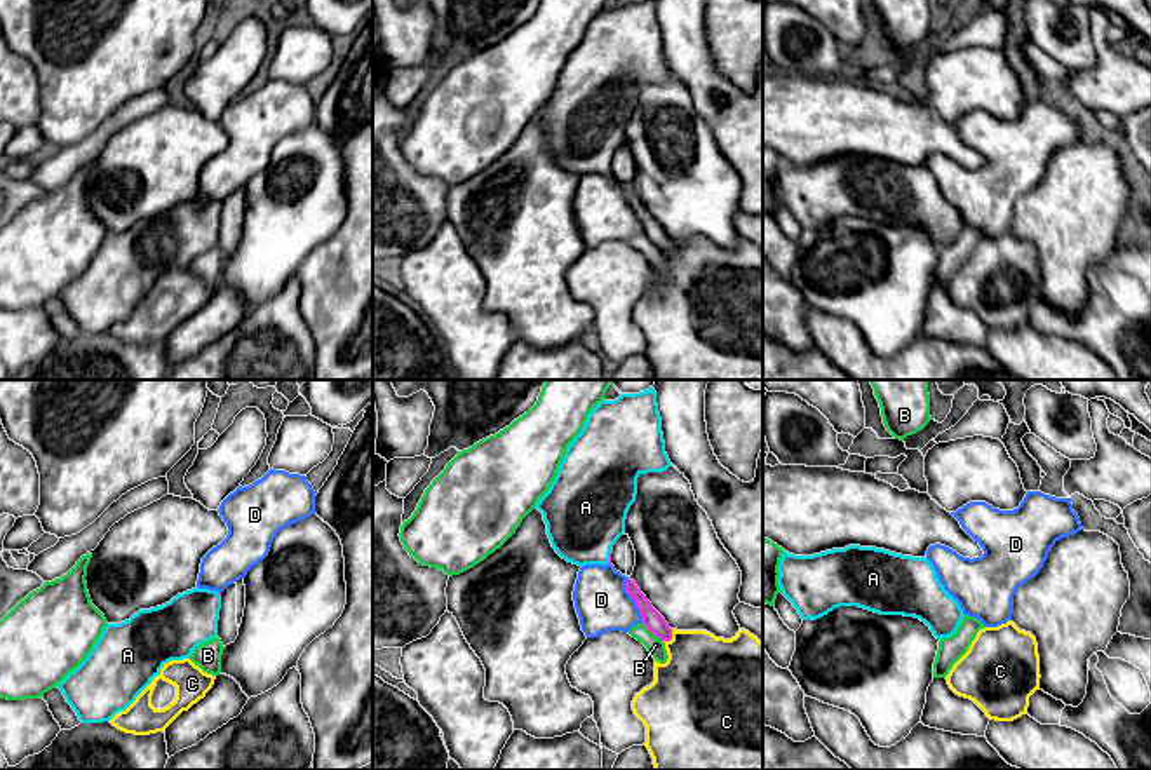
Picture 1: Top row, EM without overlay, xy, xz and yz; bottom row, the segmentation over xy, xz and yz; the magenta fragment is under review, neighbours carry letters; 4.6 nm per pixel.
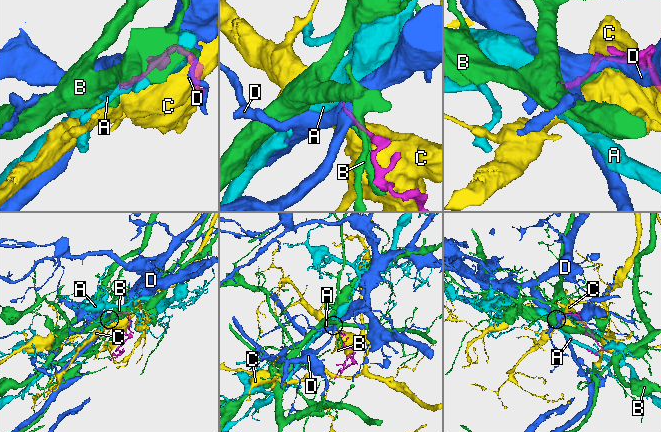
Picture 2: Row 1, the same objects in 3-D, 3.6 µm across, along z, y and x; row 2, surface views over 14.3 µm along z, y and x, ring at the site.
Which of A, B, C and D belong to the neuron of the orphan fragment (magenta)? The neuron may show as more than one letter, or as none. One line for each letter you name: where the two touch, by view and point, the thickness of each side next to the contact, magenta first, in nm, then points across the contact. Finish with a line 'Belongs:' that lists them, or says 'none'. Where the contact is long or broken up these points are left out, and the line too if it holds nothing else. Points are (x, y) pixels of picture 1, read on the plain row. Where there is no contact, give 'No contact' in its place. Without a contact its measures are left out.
A: Touches magenta at xz (610, 168). Thickness 20 nm (magenta) against 380 nm. Path across: xz (612, 161), (610, 168), (585, 143), (585, 121)
Belongs: A

